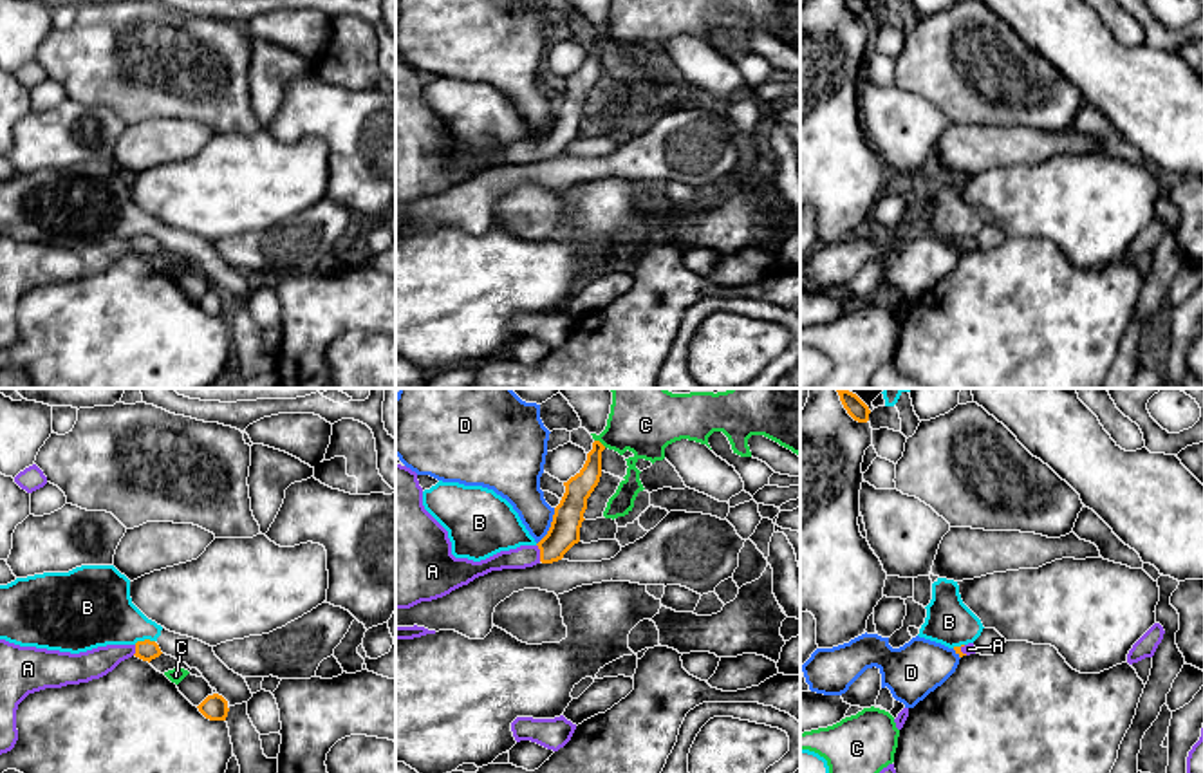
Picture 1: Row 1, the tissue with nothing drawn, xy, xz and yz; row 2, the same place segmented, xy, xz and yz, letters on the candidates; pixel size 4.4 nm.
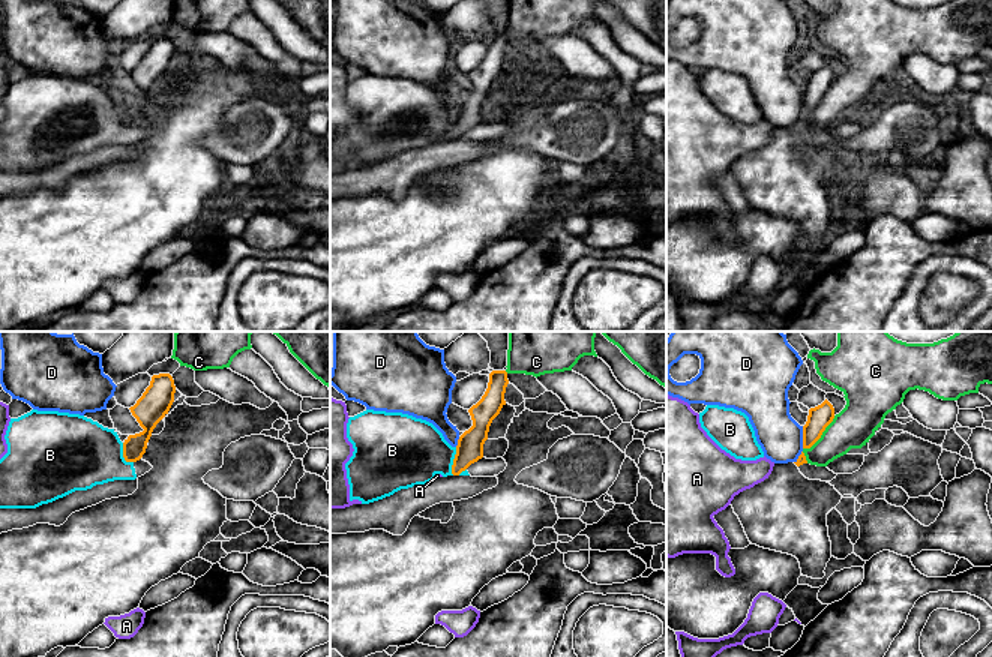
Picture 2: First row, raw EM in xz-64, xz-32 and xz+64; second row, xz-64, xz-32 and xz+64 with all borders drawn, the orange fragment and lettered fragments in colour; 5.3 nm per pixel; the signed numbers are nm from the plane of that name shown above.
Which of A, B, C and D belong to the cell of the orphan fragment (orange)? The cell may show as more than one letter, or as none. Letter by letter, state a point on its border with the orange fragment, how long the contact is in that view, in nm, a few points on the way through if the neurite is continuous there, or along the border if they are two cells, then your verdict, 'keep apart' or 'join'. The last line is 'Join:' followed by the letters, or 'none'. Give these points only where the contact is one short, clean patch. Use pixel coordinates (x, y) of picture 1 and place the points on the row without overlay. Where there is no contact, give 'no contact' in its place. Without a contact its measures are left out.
A: xz (540, 149) | 80 nm | across xz (564, 127), (540, 149), (522, 152) | join
B: xy (145, 235) | 100 nm | keep apart
C: xz (598, 37) | 70 nm | keep apart
D: xz (551, 121) | 190 nm | along xz (555, 103), (551, 121), (537, 139) | keep apart
Join: A

